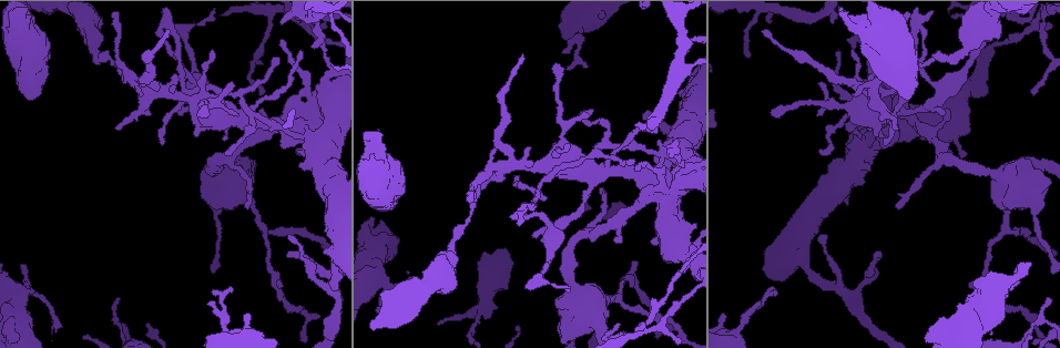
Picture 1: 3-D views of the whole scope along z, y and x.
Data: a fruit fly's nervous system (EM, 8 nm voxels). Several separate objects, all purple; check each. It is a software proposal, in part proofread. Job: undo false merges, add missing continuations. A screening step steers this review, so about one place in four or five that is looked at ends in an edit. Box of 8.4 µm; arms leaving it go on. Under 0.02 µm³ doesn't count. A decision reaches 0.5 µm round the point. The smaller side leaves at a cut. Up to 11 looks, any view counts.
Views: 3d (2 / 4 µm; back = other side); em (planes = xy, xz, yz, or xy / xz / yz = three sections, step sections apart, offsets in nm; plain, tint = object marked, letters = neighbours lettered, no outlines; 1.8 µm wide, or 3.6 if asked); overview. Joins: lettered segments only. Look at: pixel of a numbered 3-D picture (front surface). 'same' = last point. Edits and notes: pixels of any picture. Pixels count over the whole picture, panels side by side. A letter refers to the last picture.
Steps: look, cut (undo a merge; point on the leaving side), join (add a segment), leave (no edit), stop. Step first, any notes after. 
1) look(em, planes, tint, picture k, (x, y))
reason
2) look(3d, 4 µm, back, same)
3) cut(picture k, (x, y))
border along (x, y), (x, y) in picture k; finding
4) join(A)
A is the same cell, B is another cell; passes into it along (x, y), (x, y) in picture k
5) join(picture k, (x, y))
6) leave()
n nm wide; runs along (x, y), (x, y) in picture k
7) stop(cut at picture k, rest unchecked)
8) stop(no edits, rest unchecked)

look(3d, 4 µm, picture 1, (832, 21))
branch stops here

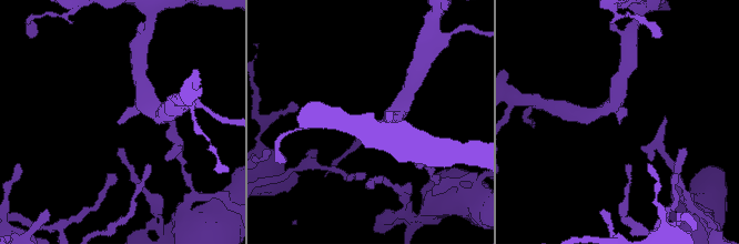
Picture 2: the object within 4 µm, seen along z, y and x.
look(em, planes, letters, picture 2, (119, 120))

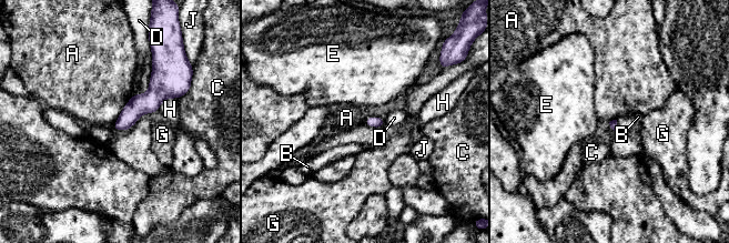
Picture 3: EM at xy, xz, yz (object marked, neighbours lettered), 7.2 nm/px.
leave()
A, B, C, D, E, G, H and J are other cells; border along (133, 93), (111, 128) in picture 3; none of them fits

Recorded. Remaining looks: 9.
look(em, planes, tint, picture 1, (683, 171))
sudden change in width

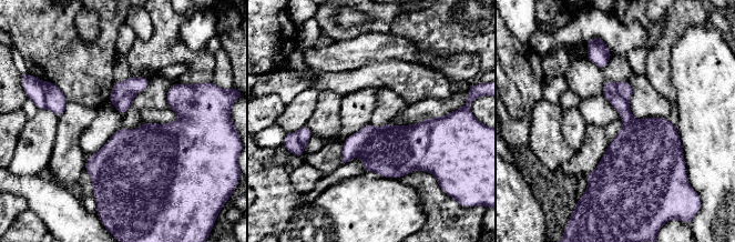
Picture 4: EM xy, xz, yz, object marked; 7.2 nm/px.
look(em, planes, letters, same)

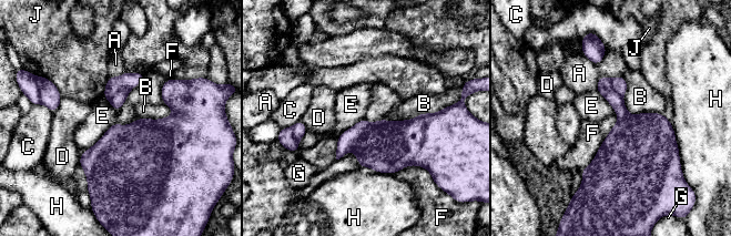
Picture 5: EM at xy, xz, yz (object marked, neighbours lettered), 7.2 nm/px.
cut(picture 5, (346, 141))
F touches over 500 nm; A, B, C, D, E, F, G, H and J are other cells; two neurons meet here

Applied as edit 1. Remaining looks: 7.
look(overview)
see it whole again

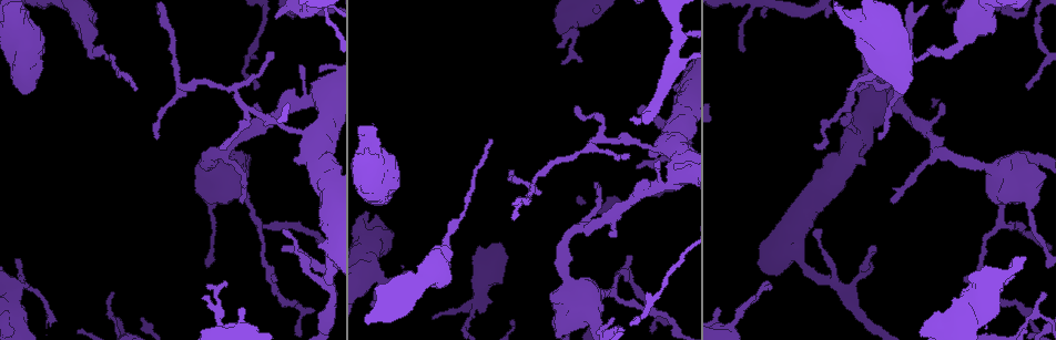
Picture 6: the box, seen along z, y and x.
look(3d, 2 µm, picture 6, (879, 136))
tapers out

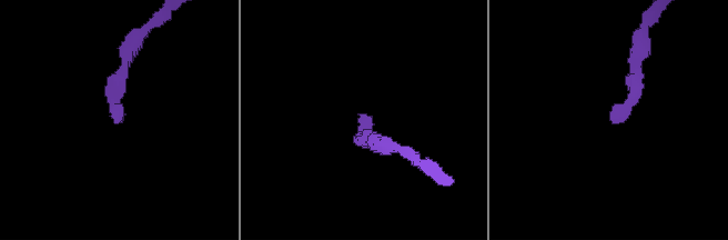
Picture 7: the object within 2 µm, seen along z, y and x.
look(em, planes, letters, picture 7, (611, 117))

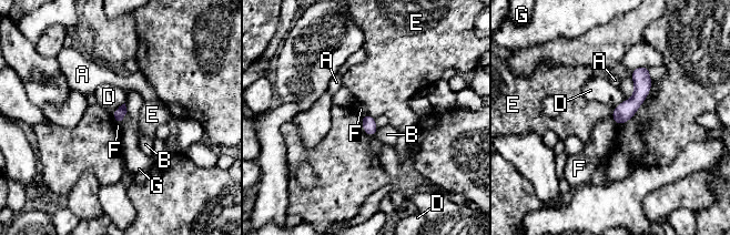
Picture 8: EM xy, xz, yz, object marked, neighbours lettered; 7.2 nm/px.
leave()
A, B, D, E, F and G are other cells; runs along (646, 69), (639, 96), (618, 121) in picture 8; no lettered segment goes on from it

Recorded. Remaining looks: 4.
look(3d, 4 µm, picture 6, (877, 16))
sudden change in width

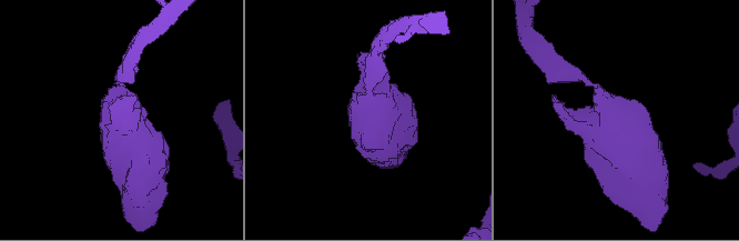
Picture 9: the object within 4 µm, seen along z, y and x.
look(em, 3.6 µm, planes, letters, picture 9, (372, 117))

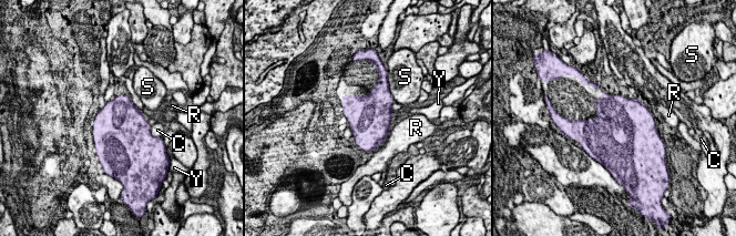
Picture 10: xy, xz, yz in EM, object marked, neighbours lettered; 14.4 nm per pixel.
leave()
R touches over 360 nm; C, R, S and Y are other cells; border along (389, 132), (374, 151) in picture 10; continuous, no second neuron

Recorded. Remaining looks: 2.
stop(cut at picture 5, rest unchecked)

